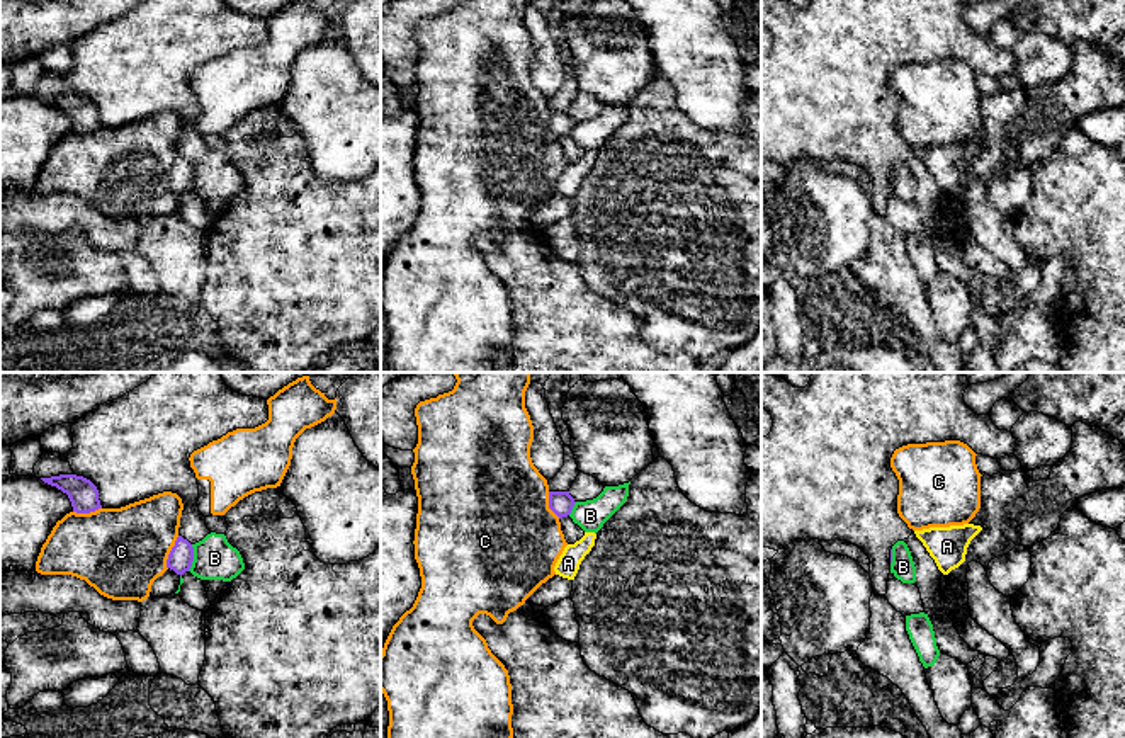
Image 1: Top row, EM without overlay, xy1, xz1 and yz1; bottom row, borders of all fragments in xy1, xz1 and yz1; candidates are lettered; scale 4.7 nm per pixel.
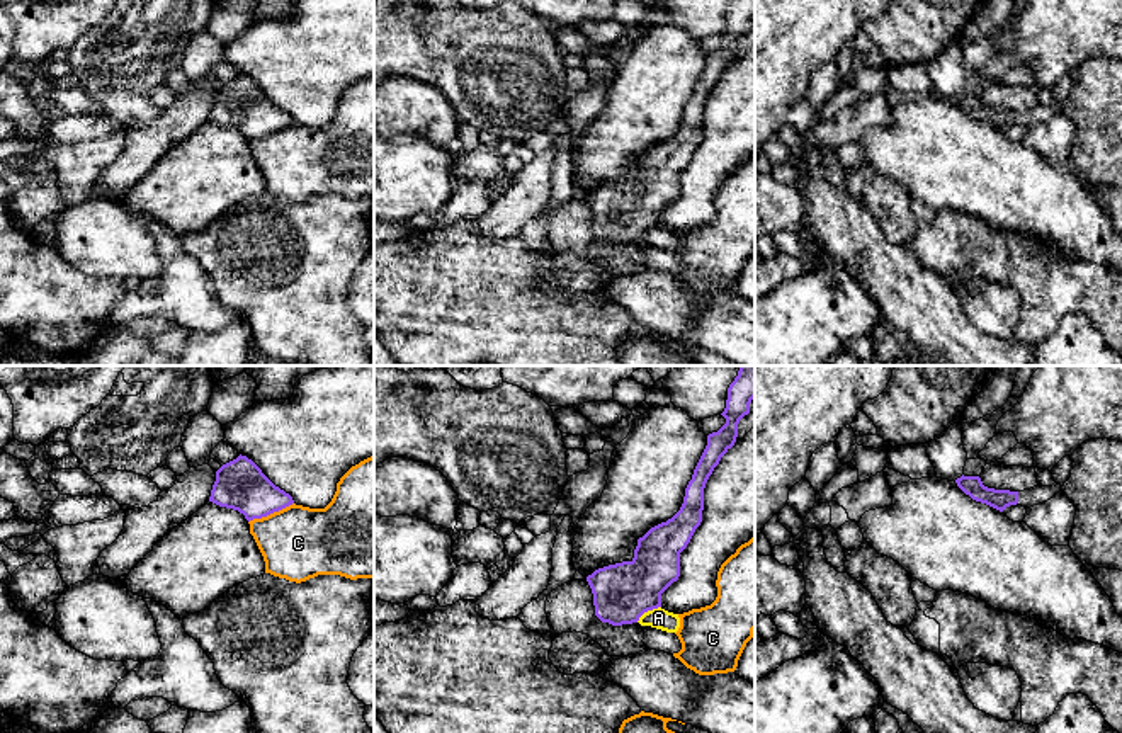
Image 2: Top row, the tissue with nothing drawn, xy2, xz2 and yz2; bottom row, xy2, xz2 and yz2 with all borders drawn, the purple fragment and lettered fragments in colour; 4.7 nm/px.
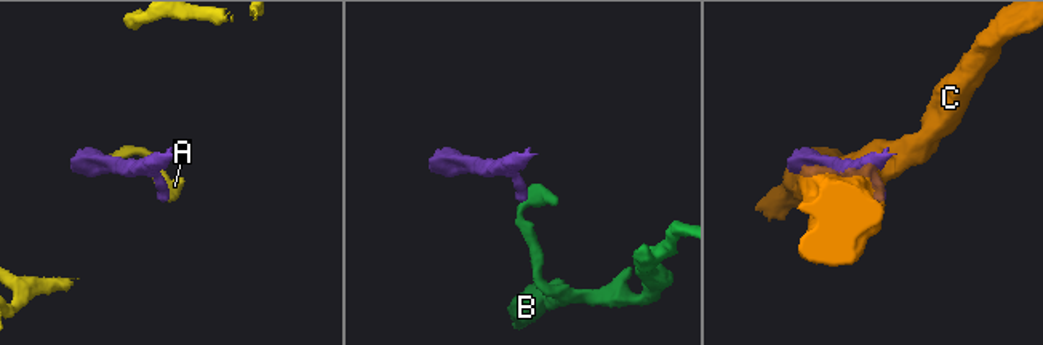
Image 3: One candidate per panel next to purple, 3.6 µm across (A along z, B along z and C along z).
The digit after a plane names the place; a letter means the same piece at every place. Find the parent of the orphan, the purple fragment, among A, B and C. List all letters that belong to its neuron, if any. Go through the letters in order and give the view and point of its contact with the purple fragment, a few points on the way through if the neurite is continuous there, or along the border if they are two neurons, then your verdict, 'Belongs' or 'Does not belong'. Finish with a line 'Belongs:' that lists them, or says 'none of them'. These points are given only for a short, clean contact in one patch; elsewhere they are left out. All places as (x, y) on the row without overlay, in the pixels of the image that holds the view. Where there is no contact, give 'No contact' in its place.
A: Touches purple at xz2 (648, 228). Boundary: xz2 (660, 225), (646, 230), (636, 240). Does not belong
B: Touches purple at xy1 (192, 177). Boundary: xy1 (192, 164), (192, 184), (187, 189). Does not belong
C: Touches purple at xy2 (271, 131). Does not belong
Belongs: none of them

